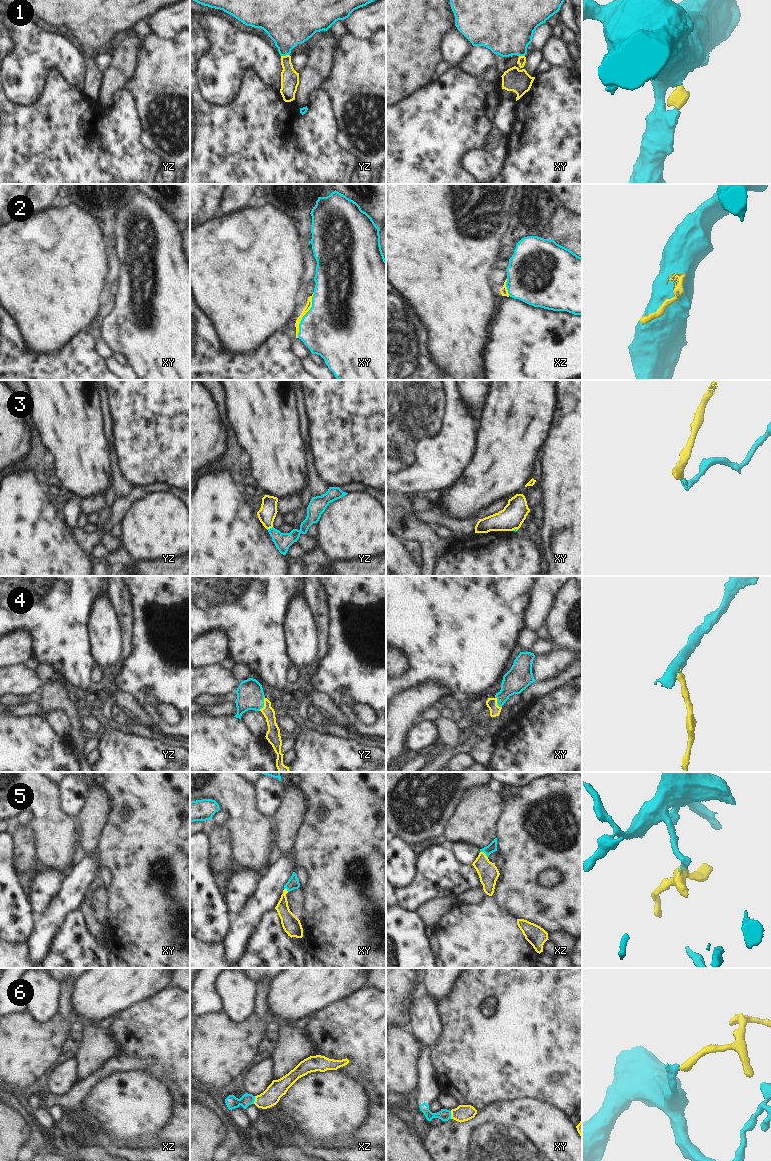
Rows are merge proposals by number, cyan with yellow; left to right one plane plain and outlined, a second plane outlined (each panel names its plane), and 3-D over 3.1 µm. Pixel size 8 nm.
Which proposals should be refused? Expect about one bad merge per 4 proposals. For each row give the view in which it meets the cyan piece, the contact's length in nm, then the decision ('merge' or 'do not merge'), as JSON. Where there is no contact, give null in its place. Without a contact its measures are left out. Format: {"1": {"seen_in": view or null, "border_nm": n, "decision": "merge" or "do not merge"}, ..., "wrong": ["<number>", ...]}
{"1": {"seen_in": "yz", "border_nm": 70, "decision": "merge"}, "2": {"seen_in": "xy", "border_nm": 400, "decision": "merge"}, "3": {"seen_in": "yz", "border_nm": 50, "decision": "do not merge"}, "4": {"seen_in": "yz", "border_nm": 120, "decision": "merge"}, "5": {"seen_in": "xz", "border_nm": 80, "decision": "merge"}, "6": {"seen_in": "xz", "border_nm": 70, "decision": "merge"}, "wrong": ["3"]}

